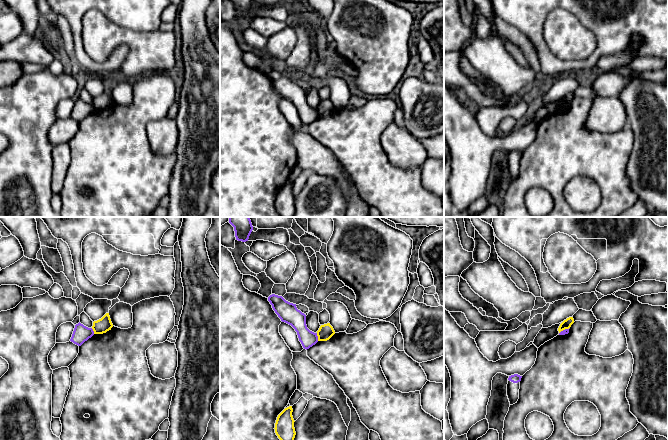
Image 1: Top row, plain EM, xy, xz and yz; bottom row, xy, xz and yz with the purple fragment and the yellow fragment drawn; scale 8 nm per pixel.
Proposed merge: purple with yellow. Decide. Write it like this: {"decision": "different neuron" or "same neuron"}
{"decision": "different neuron"}

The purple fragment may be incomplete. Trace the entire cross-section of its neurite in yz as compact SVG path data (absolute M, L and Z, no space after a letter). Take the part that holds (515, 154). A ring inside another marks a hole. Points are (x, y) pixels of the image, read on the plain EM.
M514 150L509 152L507 160L507 172L510 178L510 181L517 179L519 175L519 165L520 157L522 152Z

